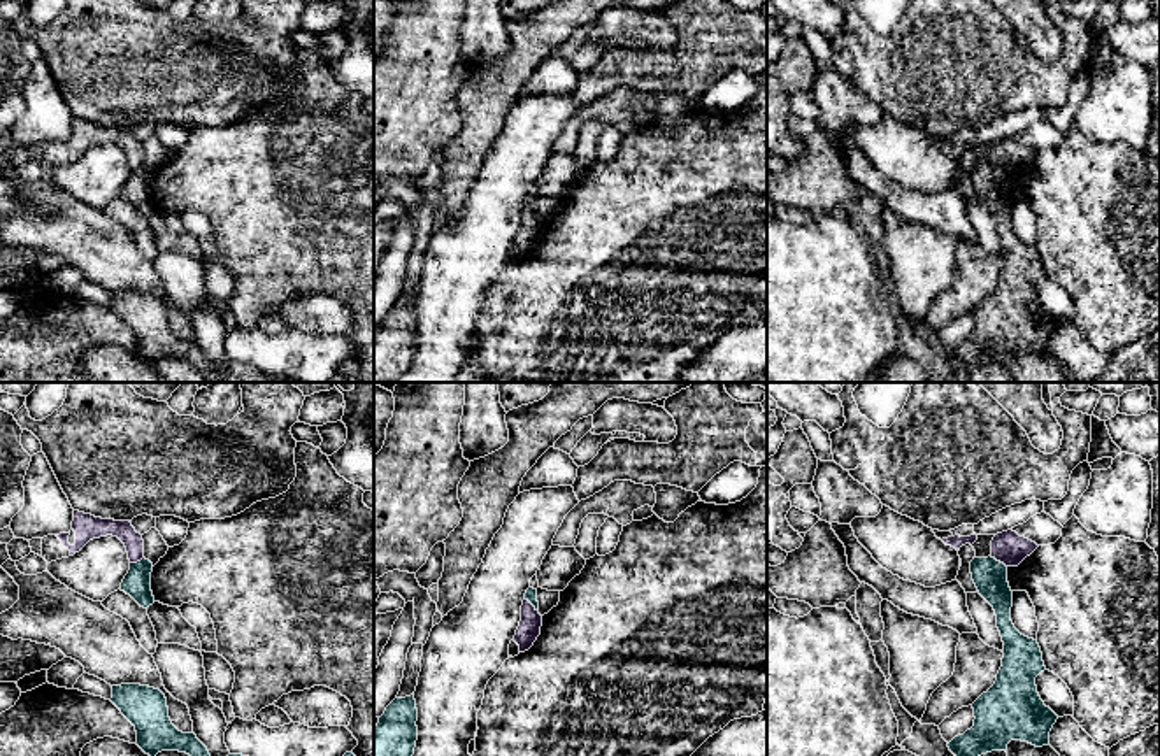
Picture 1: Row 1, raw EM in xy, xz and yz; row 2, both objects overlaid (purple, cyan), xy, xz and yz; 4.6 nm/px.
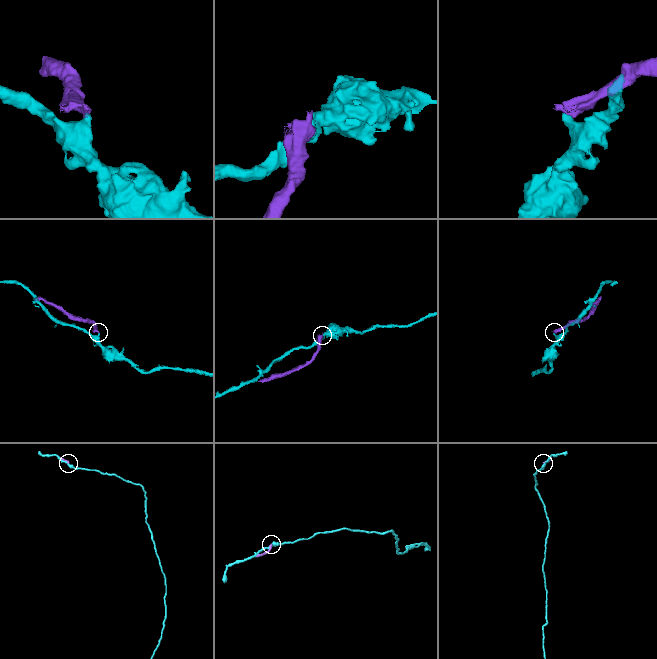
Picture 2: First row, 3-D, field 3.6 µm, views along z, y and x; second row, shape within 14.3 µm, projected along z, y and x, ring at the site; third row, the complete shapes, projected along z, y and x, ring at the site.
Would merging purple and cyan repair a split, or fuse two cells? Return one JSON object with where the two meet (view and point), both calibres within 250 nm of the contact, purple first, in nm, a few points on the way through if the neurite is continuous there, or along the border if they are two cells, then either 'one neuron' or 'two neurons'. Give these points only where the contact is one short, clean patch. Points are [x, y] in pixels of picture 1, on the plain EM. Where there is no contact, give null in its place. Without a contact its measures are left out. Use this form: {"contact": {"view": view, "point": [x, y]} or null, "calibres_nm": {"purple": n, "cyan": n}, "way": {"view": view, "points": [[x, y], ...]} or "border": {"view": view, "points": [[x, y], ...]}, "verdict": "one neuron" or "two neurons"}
{"contact": {"view": "yz", "point": [999, 167]}, "calibres_nm": {"purple": 150, "cyan": 160}, "border": {"view": "yz", "points": [[990, 164], [1006, 174]]}, "verdict": "two neurons"}

